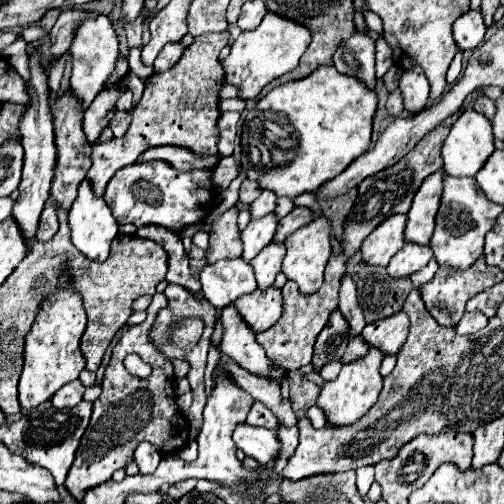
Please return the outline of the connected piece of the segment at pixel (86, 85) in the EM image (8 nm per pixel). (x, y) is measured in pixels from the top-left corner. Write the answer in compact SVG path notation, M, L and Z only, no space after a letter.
M107 16L85 18L75 30L69 54L73 62L73 80L69 88L71 88L71 94L81 102L81 110L85 112L91 106L93 98L99 94L99 90L103 90L103 84L107 76L111 76L115 68L115 60L119 56L119 40L117 40L115 28L109 22L109 18Z

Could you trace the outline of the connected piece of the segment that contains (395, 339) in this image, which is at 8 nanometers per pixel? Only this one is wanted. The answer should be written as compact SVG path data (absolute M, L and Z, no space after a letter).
M399 312L395 316L389 316L389 320L379 320L379 324L367 324L361 332L361 338L381 350L385 356L389 354L397 354L401 350L401 346L405 344L409 332L409 324L407 324L407 314Z

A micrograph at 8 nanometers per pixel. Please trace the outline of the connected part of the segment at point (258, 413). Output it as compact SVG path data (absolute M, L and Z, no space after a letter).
M255 400L251 410L249 410L249 414L247 414L247 418L245 418L245 424L247 426L263 426L263 428L271 428L271 430L277 432L277 424L279 422L277 422L275 414L265 404Z

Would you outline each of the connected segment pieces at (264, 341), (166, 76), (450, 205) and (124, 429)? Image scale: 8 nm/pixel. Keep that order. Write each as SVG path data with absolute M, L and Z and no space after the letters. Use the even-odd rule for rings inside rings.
M331 256L325 268L325 282L319 288L319 292L311 294L311 296L303 296L299 294L299 290L295 288L295 284L287 282L281 290L283 294L283 314L277 320L277 324L271 330L265 330L261 334L257 334L257 342L265 348L267 358L273 360L275 364L287 368L287 370L299 370L301 366L311 362L313 356L313 344L317 334L327 326L331 312L337 308L339 304L339 286L345 274L345 264L351 256Z
M229 32L201 34L191 46L185 48L181 60L167 72L153 74L145 82L145 92L139 106L133 110L133 122L123 138L97 142L91 146L91 170L87 180L95 196L103 196L107 182L113 174L137 160L147 148L153 146L183 146L197 156L217 154L217 118L219 118L219 90L225 84L225 72L219 62L221 48L227 46Z
M443 176L443 194L439 212L435 218L435 232L431 236L431 250L433 258L437 260L439 268L459 268L465 270L483 254L483 238L493 228L497 216L503 212L503 206L487 200L475 178L453 178Z
M155 294L151 306L147 308L147 320L143 324L131 326L121 340L115 344L111 360L105 368L103 380L101 380L101 396L93 402L93 414L91 422L81 438L79 450L75 452L75 462L67 474L65 488L71 492L71 496L81 502L85 492L111 480L111 474L127 462L133 460L133 450L139 440L151 442L161 454L173 454L179 452L187 442L187 420L175 412L175 388L173 388L173 368L171 360L163 356L163 352L151 342L149 330L155 324L157 312L165 308L167 300L163 300L163 294ZM127 354L139 354L151 368L151 376L147 378L135 378L127 372L123 366L123 360Z

